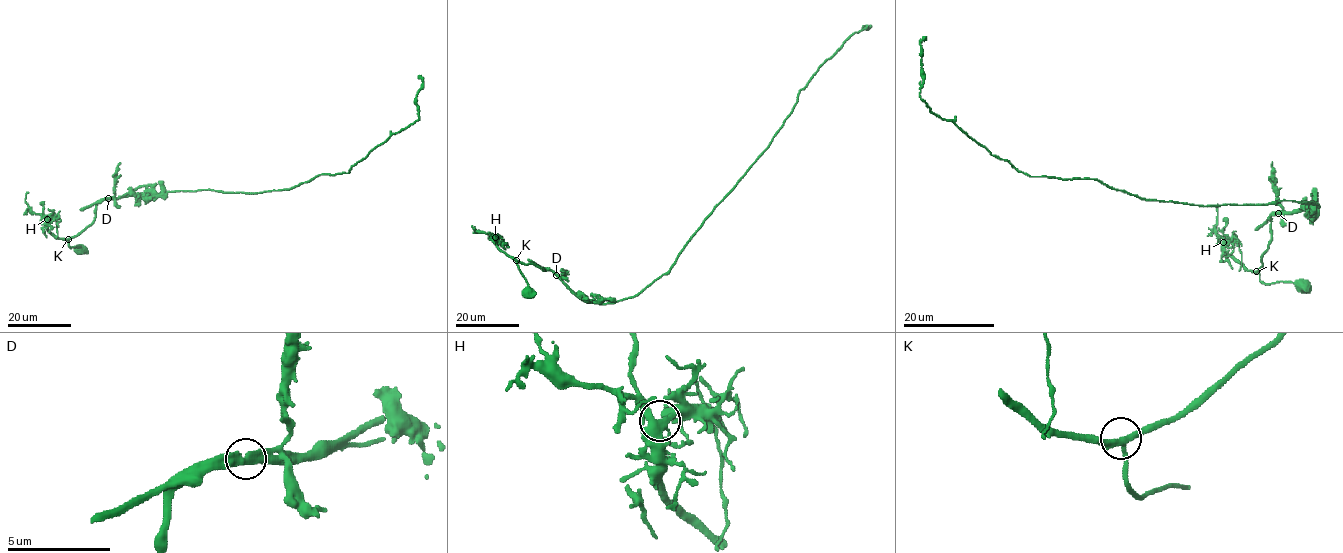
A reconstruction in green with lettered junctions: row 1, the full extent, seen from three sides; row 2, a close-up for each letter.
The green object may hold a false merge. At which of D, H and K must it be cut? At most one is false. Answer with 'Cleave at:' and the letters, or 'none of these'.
Cleave at: D

